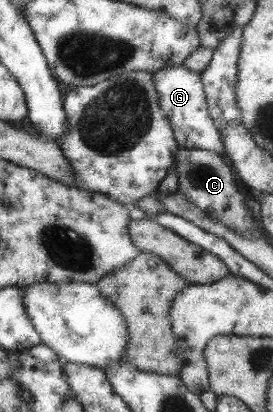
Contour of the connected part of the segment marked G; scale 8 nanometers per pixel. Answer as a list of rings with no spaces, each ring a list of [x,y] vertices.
[[[184,65],[163,67],[152,75],[154,88],[159,94],[160,112],[162,112],[177,146],[184,149],[198,149],[212,153],[222,153],[223,145],[216,123],[206,110],[206,97],[199,73],[188,70]]]

